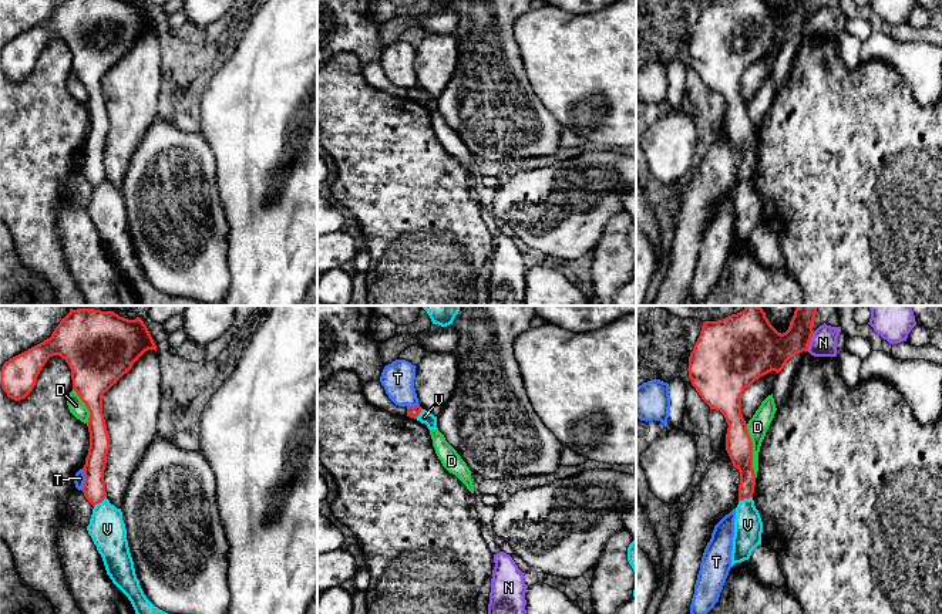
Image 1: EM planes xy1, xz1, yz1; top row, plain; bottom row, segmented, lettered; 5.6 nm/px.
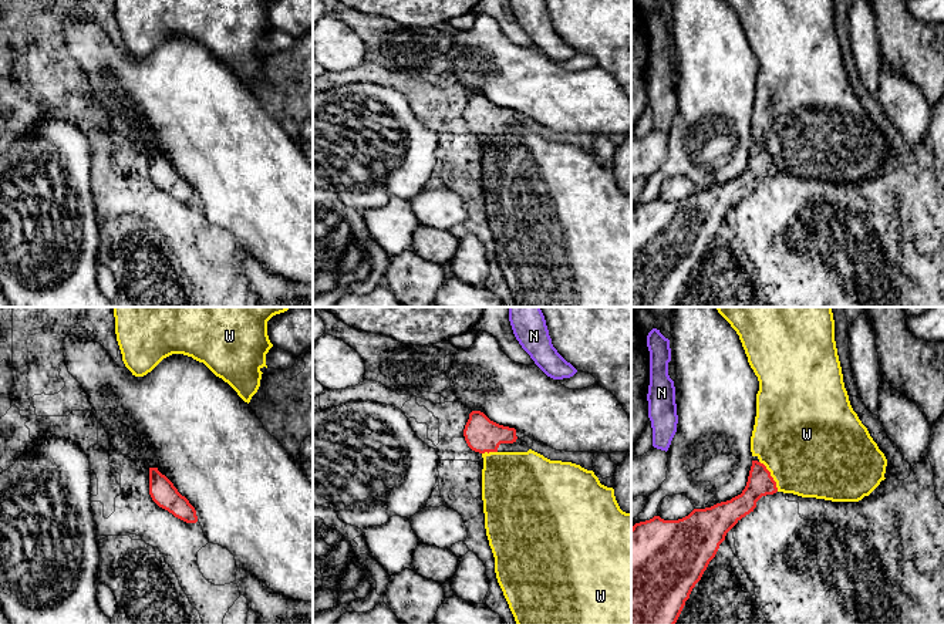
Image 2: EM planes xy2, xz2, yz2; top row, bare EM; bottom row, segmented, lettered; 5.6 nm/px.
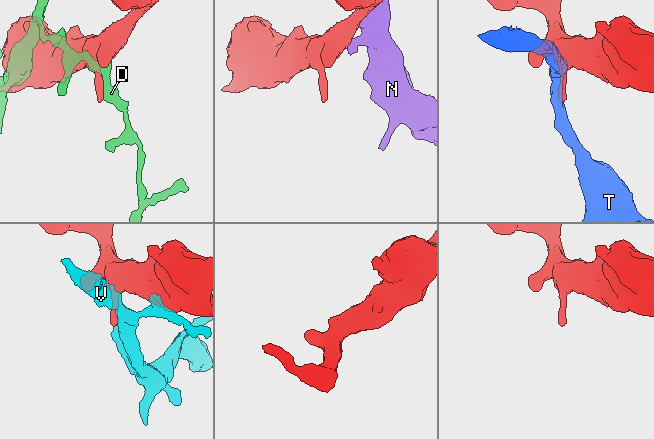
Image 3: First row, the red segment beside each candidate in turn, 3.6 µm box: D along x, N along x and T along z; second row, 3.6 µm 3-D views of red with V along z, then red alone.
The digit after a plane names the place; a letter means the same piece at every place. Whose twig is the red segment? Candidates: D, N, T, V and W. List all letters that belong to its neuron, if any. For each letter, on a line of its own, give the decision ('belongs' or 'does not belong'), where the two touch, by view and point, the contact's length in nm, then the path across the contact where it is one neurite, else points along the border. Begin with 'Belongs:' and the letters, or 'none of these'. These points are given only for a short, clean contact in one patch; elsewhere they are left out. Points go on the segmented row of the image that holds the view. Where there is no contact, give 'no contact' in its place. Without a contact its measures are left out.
Belongs: W
D: does not belong; contact yz1 (752, 451); length 300 nm
N: does not belong; contact yz1 (810, 340); length 120 nm
T: does not belong; contact xy1 (86, 479); length 130 nm; border xy1 (84, 468), (84, 485), (81, 489)
V: does not belong; contact yz1 (744, 498); length 90 nm; border yz1 (752, 496), (739, 502)
W: belongs; contact yz2 (771, 476); length 200 nm; way yz2 (759, 483), (771, 476), (808, 452)

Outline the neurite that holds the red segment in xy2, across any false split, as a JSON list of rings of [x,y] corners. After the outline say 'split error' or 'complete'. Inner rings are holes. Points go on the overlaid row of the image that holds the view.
[[[149,468],[149,495],[159,507],[168,510],[175,517],[186,523],[198,522],[195,507],[158,468]]] | complete

